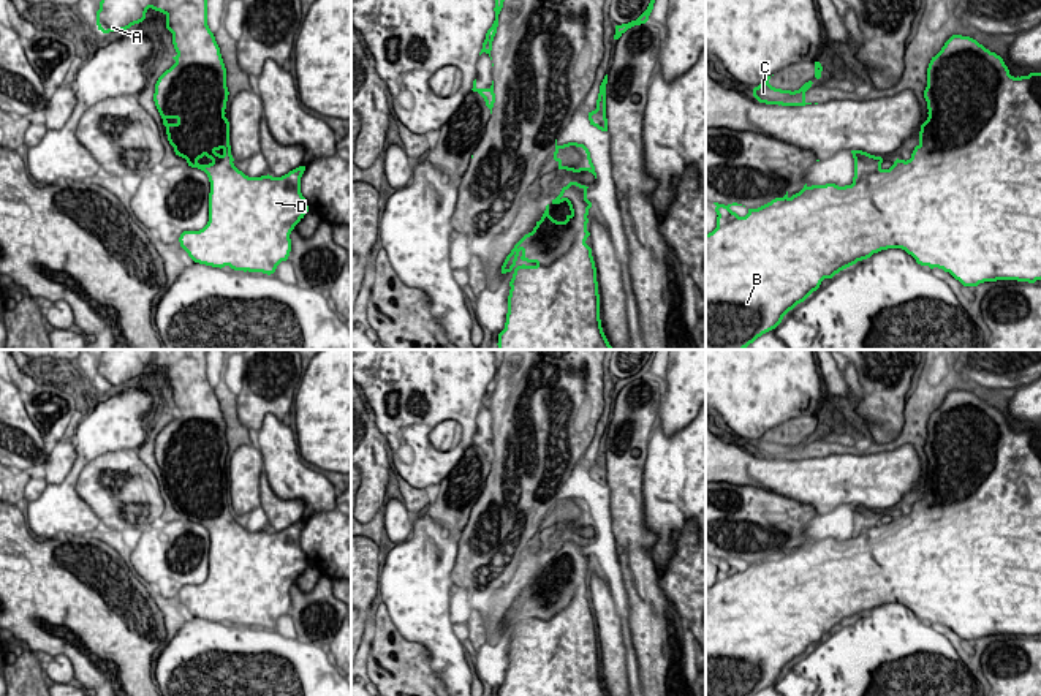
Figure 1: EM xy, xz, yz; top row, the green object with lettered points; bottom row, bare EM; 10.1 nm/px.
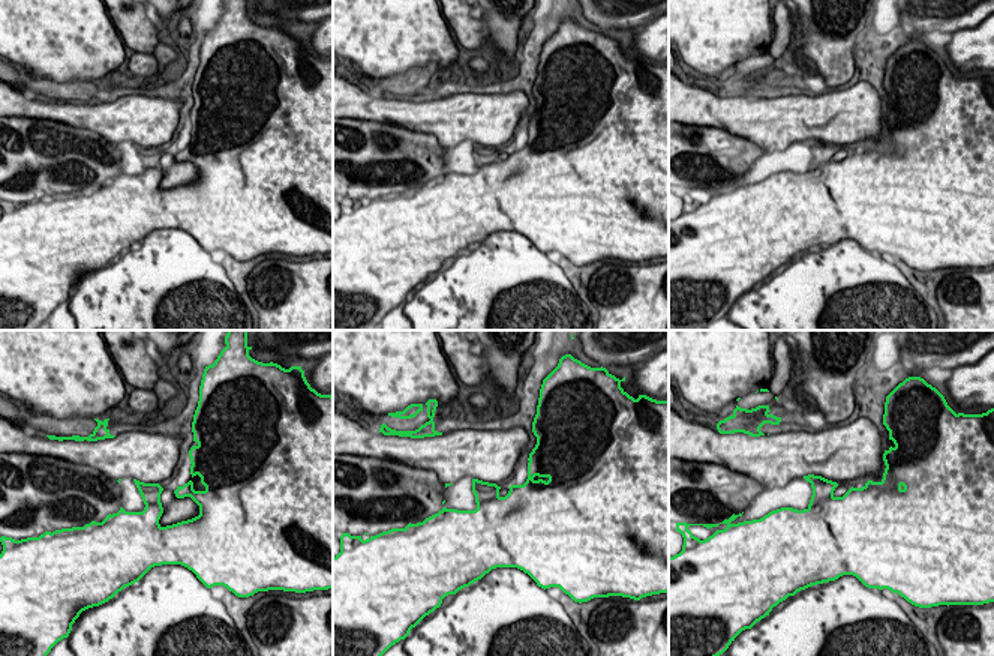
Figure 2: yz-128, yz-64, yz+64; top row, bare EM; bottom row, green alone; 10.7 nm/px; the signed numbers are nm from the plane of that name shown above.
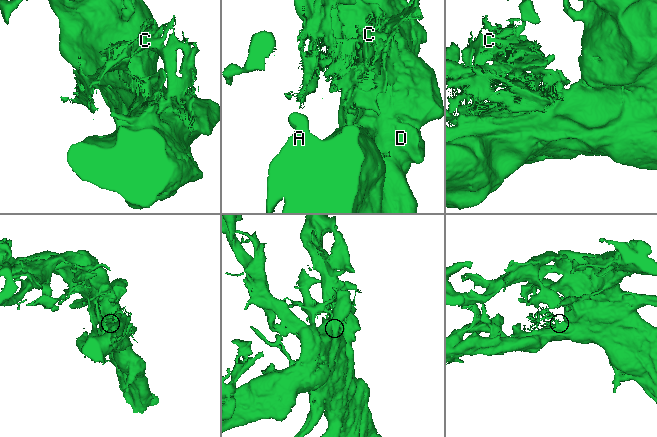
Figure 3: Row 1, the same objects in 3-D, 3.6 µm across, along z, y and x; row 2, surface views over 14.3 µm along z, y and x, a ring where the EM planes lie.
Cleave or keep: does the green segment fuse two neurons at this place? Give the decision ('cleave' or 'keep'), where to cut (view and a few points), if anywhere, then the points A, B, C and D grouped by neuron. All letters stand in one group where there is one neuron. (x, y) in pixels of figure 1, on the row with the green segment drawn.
keep | no cut | A B C D

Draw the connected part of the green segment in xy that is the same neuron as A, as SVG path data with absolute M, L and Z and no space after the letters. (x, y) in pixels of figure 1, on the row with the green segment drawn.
M101 0L97 25L103 33L122 32L146 19L152 8L166 16L177 52L176 63L155 84L153 101L166 127L169 144L188 166L204 171L210 182L209 221L199 231L184 231L180 247L199 264L229 266L234 270L274 274L291 252L290 234L309 212L301 193L299 166L282 177L248 177L234 166L229 146L229 122L225 117L226 68L214 33L207 25L207 0Z

